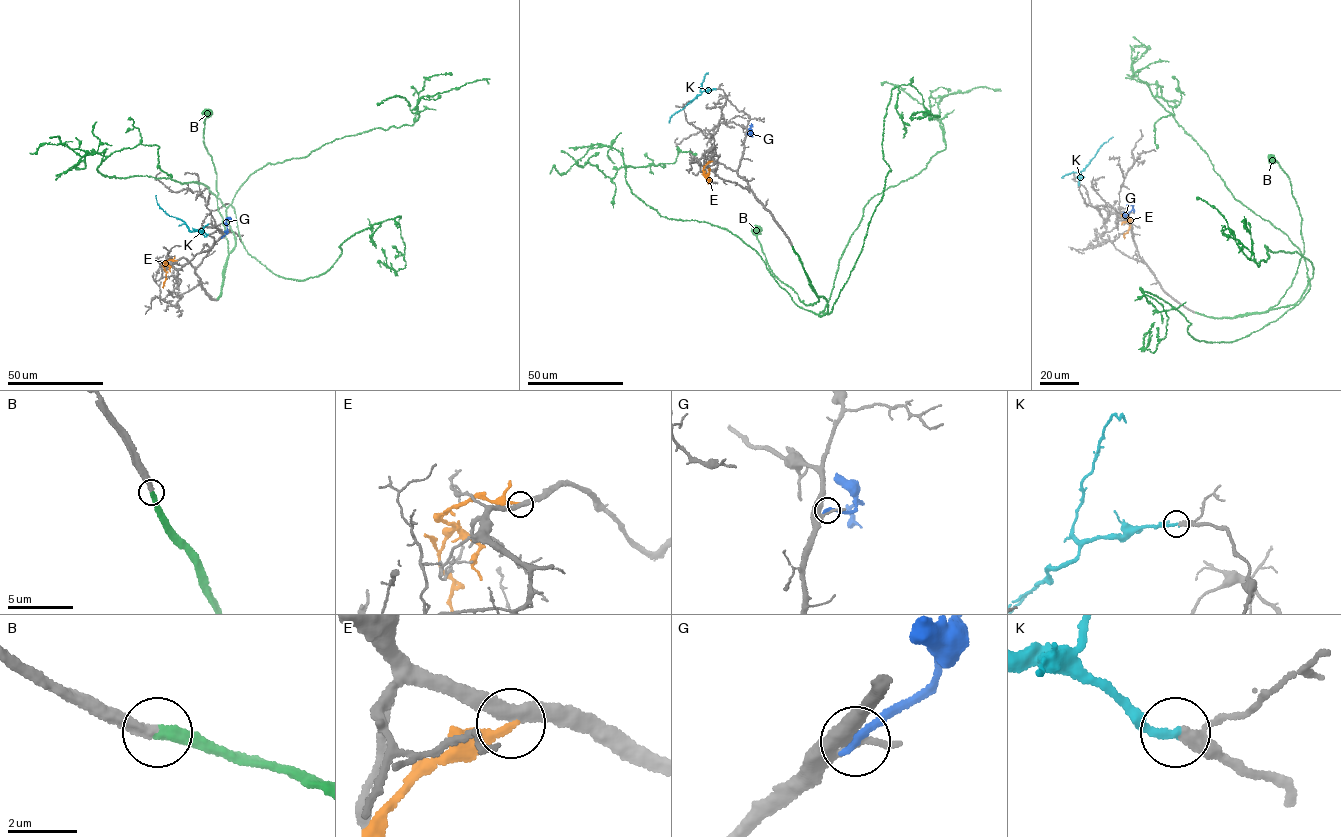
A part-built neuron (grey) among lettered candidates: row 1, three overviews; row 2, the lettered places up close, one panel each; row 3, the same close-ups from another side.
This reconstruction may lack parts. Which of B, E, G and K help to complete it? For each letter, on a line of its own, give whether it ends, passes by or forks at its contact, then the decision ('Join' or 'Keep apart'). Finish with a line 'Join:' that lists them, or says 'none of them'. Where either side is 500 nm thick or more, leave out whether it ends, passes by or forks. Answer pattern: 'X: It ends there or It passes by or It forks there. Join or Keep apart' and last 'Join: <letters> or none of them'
B: It ends there. Join
E: It ends there. Keep apart
G: It ends there. Keep apart
K: It ends there. Join
Join: B, K

